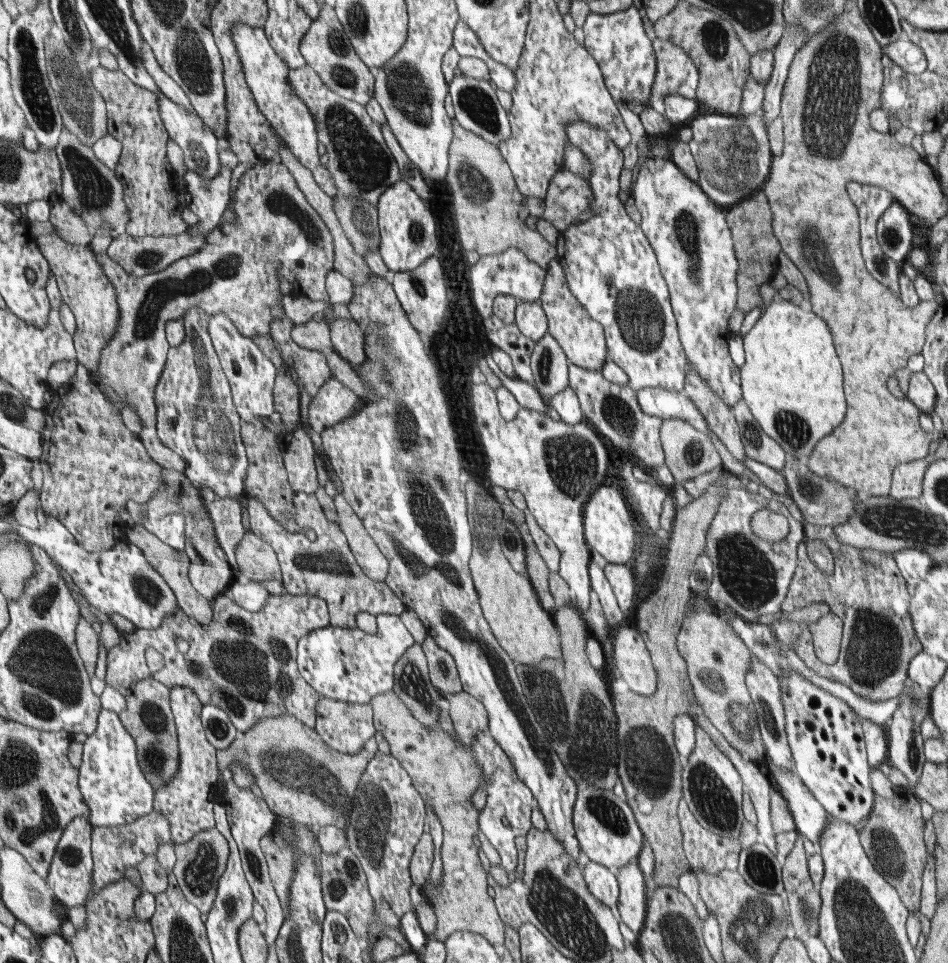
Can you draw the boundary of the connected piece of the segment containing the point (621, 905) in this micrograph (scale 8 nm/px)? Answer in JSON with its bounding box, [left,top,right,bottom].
[618,862,649,935]

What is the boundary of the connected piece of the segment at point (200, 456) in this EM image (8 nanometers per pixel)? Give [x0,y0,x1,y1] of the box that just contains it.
[157,307,250,498]

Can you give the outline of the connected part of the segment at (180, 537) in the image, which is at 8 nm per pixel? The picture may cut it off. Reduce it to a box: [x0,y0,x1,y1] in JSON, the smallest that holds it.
[141,511,187,550]

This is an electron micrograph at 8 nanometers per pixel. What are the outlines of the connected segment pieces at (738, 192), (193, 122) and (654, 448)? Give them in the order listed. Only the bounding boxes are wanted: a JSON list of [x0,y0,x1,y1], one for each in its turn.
[[689,110,773,206],[156,92,221,181],[569,362,677,490]]

